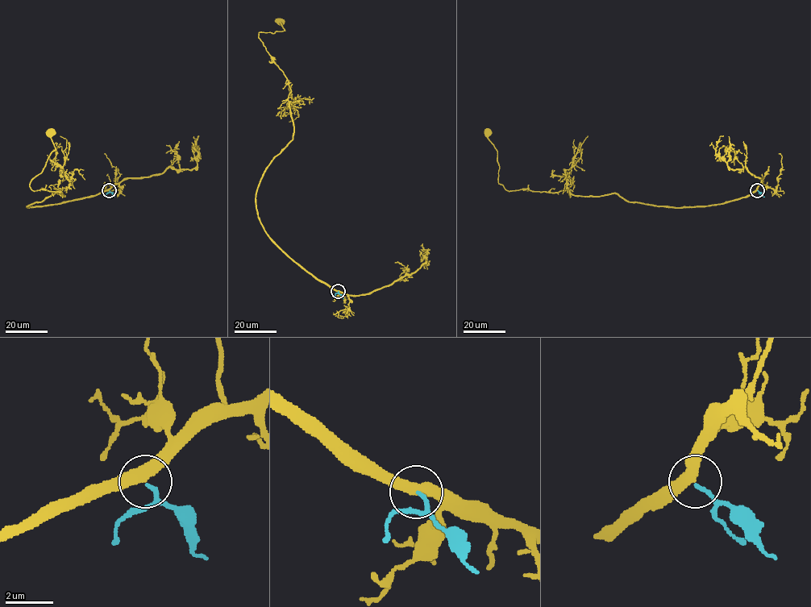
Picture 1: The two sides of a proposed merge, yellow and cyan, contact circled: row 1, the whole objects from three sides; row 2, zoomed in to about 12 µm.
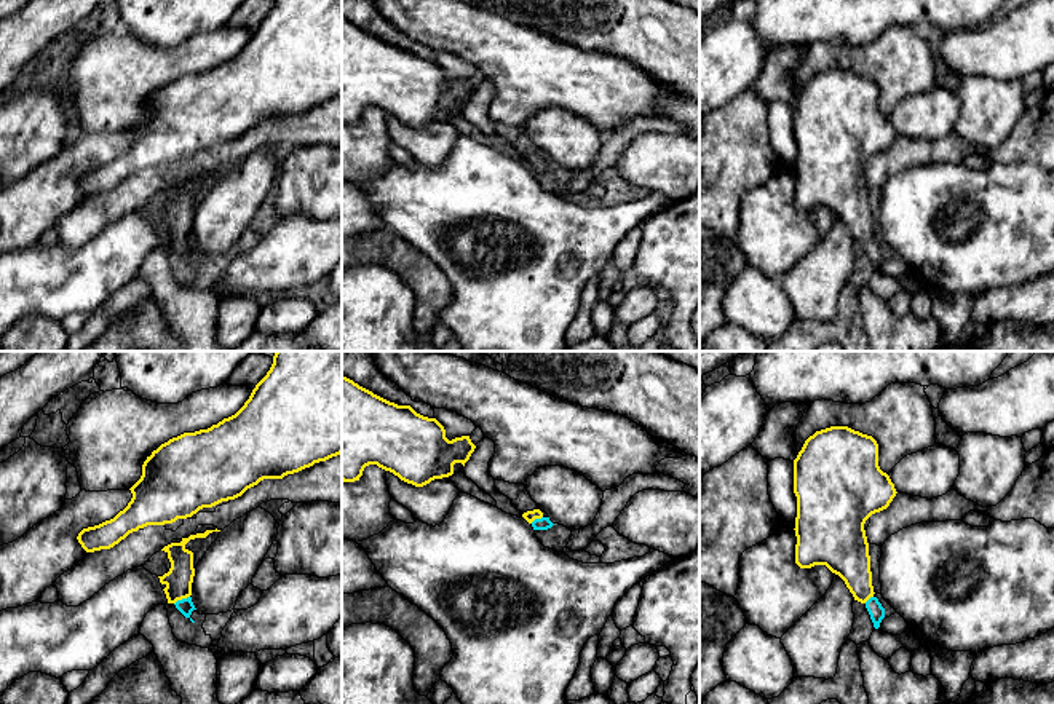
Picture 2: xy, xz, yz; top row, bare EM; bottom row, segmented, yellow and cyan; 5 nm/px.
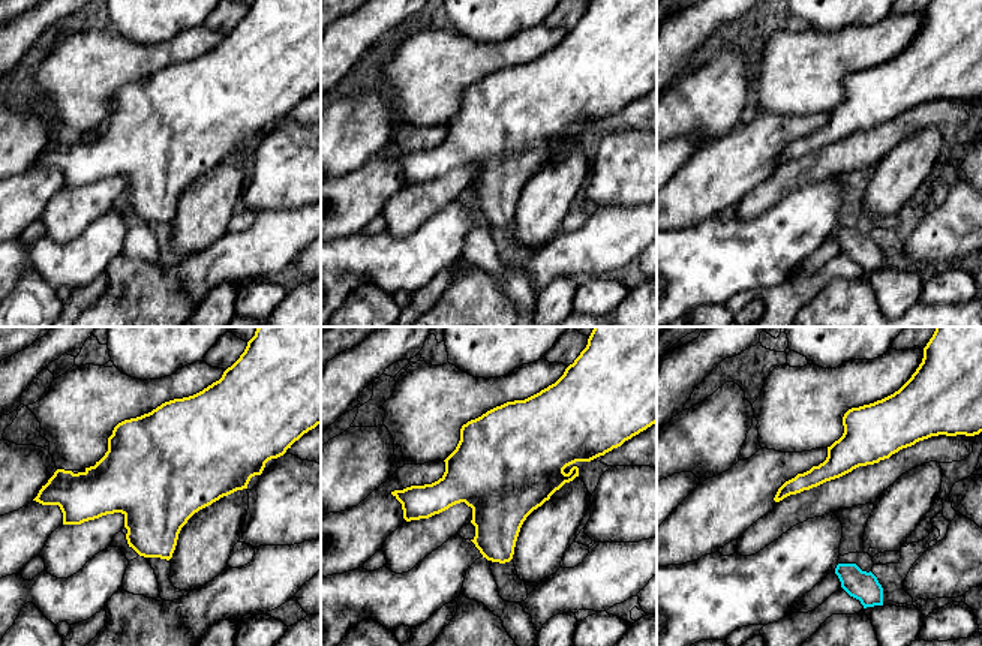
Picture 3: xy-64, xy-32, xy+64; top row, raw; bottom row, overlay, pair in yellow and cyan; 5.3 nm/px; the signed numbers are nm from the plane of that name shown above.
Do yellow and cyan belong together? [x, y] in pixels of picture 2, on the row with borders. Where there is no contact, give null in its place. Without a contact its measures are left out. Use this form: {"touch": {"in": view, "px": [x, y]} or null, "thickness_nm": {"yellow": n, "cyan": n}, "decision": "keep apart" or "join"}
{"touch": {"in": "xy", "px": [181, 599]}, "thickness_nm": {"yellow": 140, "cyan": 80}, "decision": "join"}

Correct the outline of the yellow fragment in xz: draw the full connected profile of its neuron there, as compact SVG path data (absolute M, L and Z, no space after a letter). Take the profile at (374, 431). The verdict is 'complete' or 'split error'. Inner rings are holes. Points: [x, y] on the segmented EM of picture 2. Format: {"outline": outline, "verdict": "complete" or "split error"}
{"outline": "M342 375L342 481L359 481L369 465L393 473L401 481L423 487L454 474L454 465L470 460L476 445L470 436L449 441L436 418L417 413L410 405L398 405Z", "verdict": "complete"}

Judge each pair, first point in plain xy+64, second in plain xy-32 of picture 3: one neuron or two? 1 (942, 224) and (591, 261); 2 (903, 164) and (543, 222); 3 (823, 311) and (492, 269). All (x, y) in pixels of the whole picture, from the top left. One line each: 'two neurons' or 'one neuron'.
1: one neuron
2: one neuron
3: one neuron

